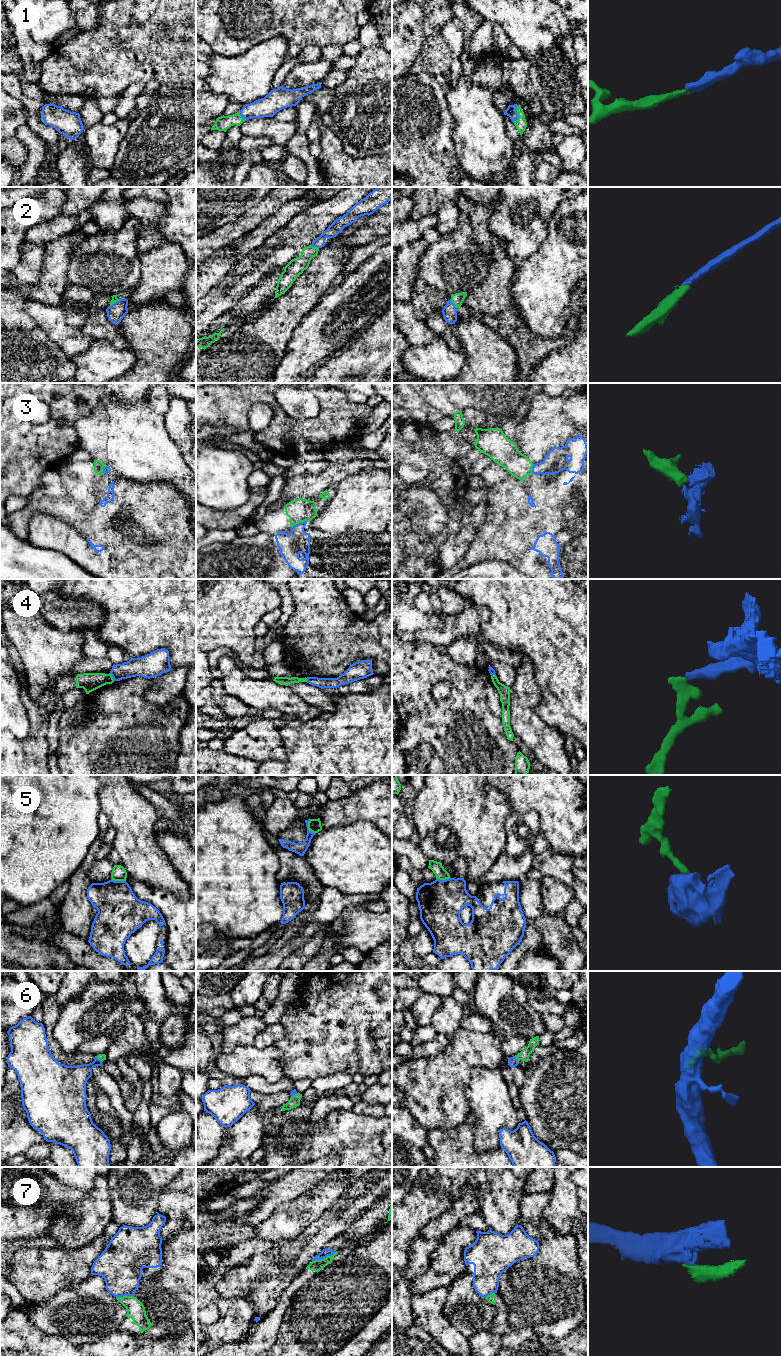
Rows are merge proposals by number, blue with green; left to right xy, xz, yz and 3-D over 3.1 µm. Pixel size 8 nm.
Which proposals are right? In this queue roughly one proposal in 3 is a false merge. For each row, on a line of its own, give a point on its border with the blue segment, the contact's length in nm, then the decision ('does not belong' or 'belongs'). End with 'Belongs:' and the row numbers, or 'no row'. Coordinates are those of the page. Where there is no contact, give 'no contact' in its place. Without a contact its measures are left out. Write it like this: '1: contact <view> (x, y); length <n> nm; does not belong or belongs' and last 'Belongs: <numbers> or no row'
1: contact yz (517, 114); length 150 nm; belongs
2: contact xy (115, 302); length 110 nm; belongs
3: contact xz (299, 523); length 140 nm; belongs
4: contact xy (112, 676); length 80 nm; does not belong
5: contact xz (307, 827); length 130 nm; does not belong
6: contact yz (516, 1059); length 60 nm; belongs
7: contact xz (323, 1258); length 200 nm; does not belong
Belongs: 1, 2, 3, 6

